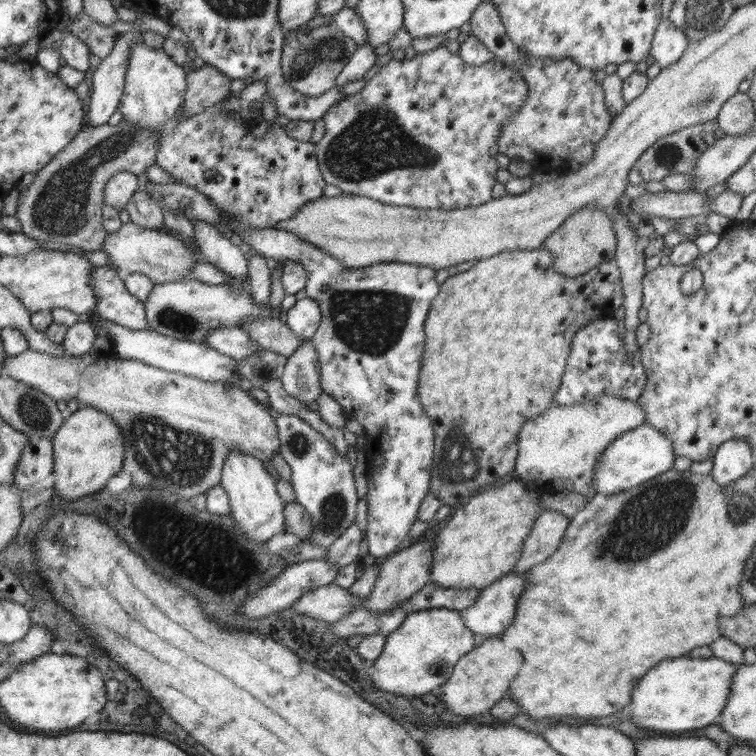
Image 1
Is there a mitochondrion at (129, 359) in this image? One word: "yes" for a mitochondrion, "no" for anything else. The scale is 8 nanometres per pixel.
no

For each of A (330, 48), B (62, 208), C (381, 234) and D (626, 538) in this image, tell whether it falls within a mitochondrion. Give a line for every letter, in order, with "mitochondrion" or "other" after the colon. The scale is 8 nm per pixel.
A: mitochondrion
B: mitochondrion
C: mitochondrion
D: mitochondrion

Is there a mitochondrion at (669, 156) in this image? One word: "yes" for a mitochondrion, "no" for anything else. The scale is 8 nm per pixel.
yes

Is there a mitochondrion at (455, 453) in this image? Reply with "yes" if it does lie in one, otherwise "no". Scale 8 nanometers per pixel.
yes

